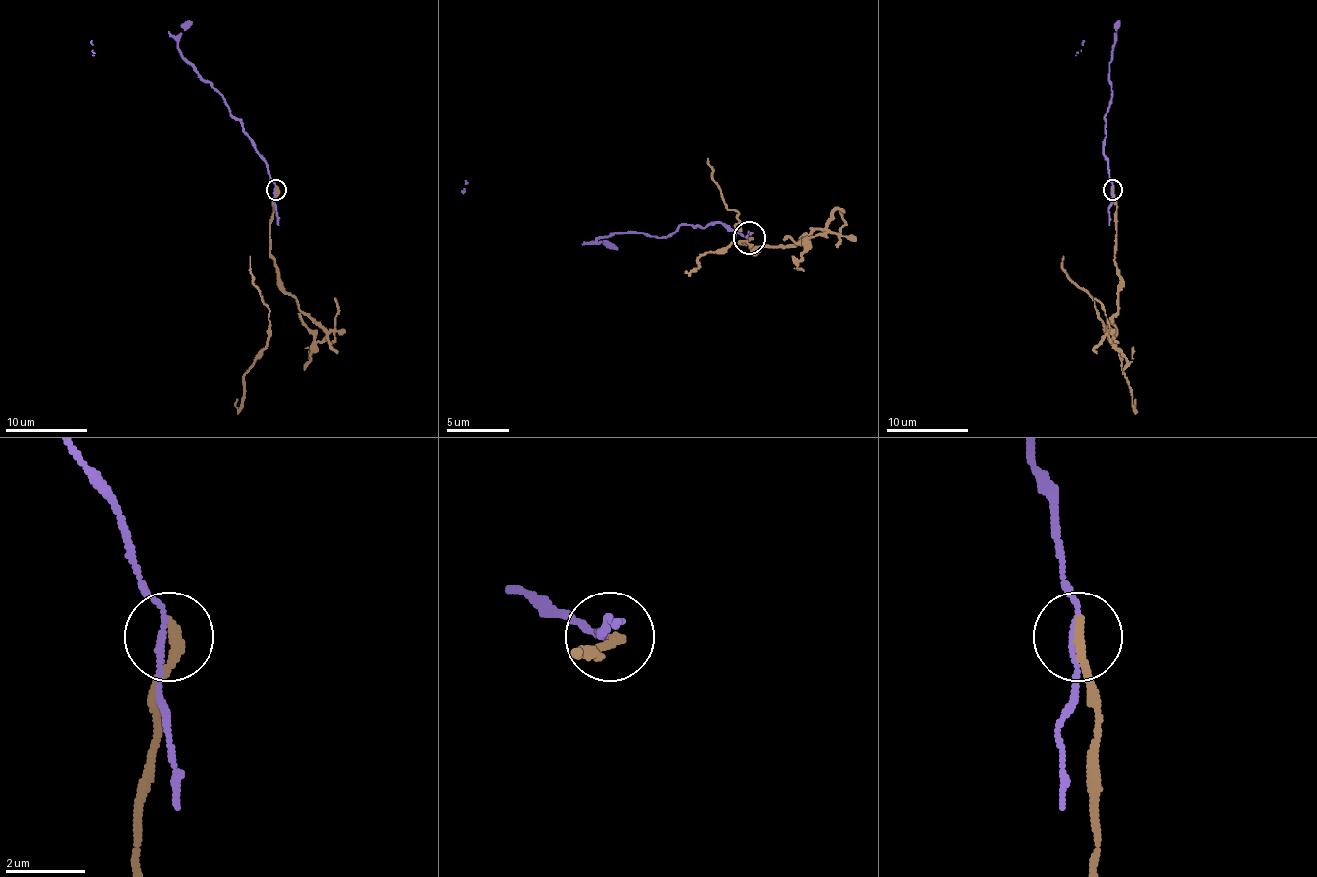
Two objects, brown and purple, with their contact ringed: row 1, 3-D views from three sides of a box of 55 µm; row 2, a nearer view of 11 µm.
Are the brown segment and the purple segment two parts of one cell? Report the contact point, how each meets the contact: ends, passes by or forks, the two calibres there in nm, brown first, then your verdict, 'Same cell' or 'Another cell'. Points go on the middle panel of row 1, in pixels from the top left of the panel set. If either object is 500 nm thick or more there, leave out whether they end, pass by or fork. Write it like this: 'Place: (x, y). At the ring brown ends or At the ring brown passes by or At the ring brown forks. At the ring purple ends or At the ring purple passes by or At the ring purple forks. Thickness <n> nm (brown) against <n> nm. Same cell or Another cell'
Place: (748, 237). At the ring brown ends. At the ring purple passes by. Thickness 280 nm (brown) against 120 nm. Another cell

